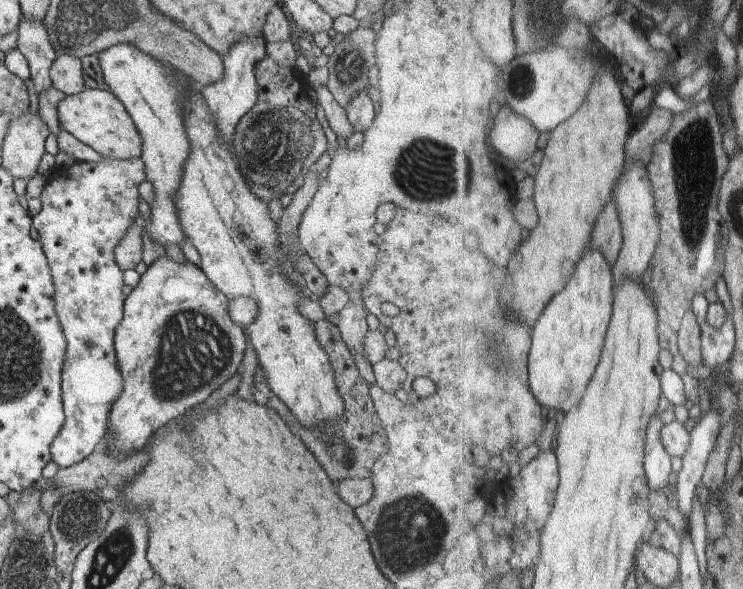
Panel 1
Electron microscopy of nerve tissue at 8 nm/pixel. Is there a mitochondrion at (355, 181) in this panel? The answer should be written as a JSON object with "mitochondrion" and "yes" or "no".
{"mitochondrion":"no"}

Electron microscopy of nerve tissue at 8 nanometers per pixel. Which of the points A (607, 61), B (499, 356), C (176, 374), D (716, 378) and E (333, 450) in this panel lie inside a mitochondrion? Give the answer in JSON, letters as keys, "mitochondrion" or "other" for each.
{"A":"other","B":"mitochondrion","C":"mitochondrion","D":"other","E":"mitochondrion"}

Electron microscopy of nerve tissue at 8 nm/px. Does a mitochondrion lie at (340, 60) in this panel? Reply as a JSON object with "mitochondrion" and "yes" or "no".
{"mitochondrion":"no"}

